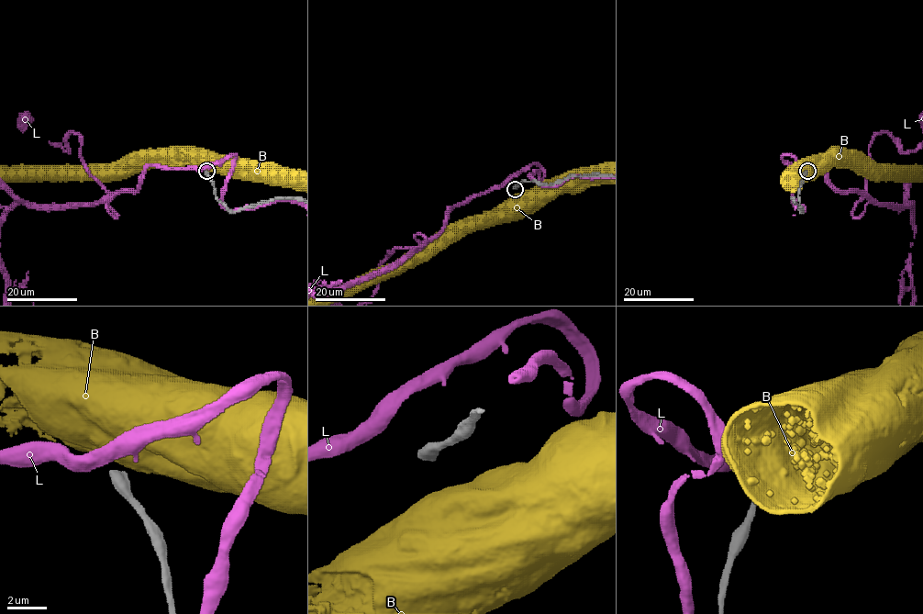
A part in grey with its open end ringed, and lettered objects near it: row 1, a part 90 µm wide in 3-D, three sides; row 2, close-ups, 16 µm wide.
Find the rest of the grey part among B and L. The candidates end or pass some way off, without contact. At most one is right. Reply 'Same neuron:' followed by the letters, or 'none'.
Same neuron: none

